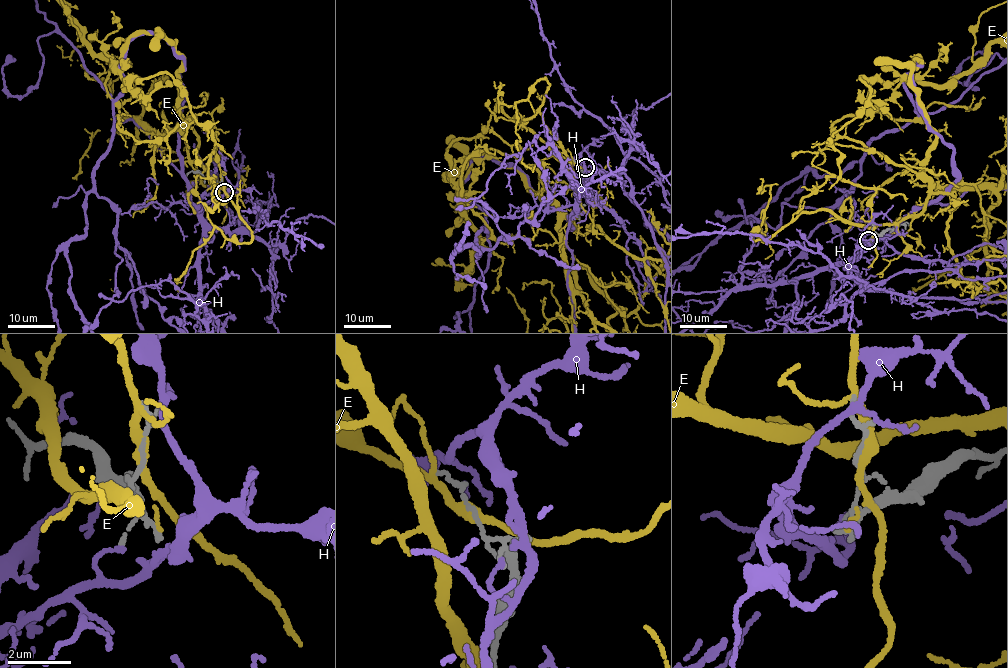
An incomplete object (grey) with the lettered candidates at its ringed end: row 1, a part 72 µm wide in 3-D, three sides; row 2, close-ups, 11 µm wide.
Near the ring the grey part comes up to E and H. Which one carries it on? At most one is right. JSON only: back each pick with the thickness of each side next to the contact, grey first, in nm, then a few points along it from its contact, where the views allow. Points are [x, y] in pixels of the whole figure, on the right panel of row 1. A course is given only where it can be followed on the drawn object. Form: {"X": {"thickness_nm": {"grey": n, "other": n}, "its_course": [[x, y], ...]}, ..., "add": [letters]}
{"add": []}

